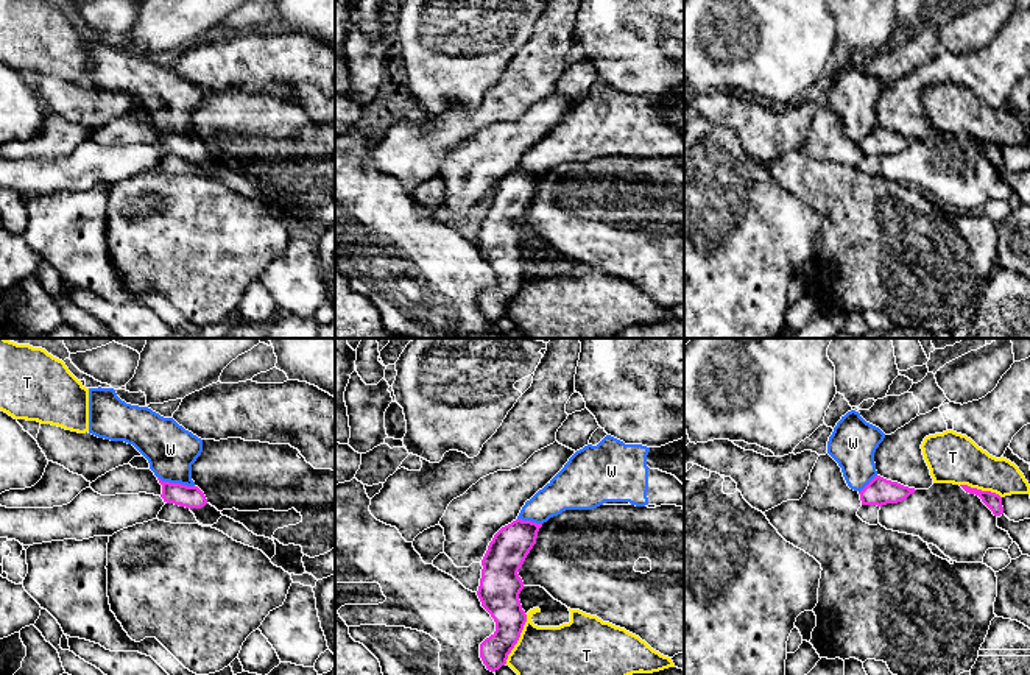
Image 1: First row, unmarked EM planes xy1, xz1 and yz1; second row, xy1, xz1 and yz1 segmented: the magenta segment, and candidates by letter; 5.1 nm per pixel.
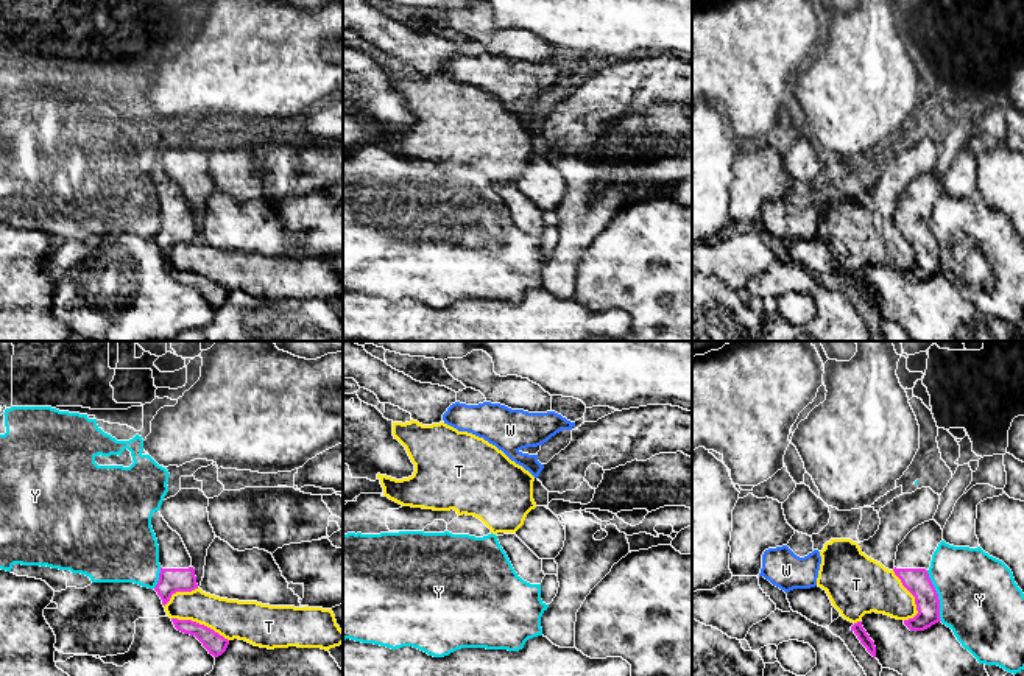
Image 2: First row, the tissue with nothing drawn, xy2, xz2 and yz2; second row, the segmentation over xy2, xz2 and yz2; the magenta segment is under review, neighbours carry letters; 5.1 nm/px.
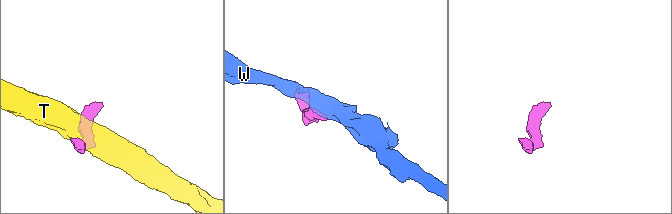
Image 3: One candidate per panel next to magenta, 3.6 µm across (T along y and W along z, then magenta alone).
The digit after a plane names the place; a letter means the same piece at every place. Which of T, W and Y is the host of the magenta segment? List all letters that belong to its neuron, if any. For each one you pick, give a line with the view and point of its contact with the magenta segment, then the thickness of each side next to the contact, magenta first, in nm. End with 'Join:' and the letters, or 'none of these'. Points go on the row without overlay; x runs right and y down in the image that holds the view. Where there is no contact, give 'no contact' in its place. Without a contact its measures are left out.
Join: none of these

